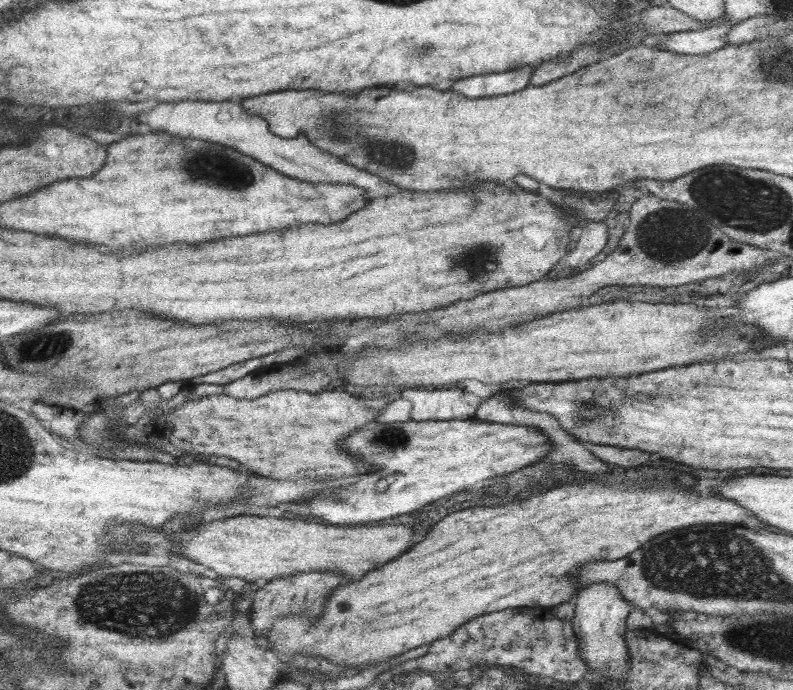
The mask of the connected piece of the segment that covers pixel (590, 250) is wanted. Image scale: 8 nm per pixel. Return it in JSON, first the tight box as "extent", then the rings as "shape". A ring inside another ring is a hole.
{"extent":[560,220,608,270],"shape":[[[604,220],[589,221],[588,225],[582,227],[582,234],[578,238],[579,242],[574,243],[569,252],[562,257],[560,266],[575,270],[574,268],[584,266],[586,262],[591,261],[608,242],[607,229]]]}

